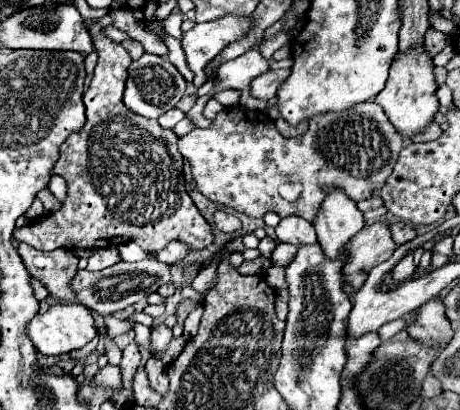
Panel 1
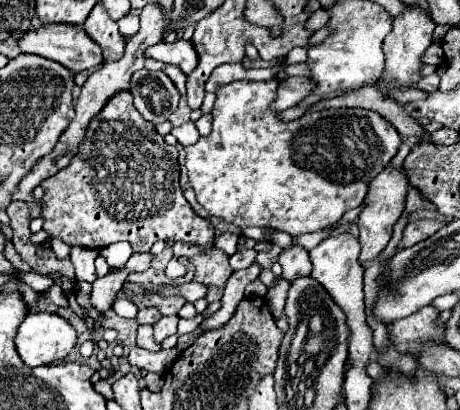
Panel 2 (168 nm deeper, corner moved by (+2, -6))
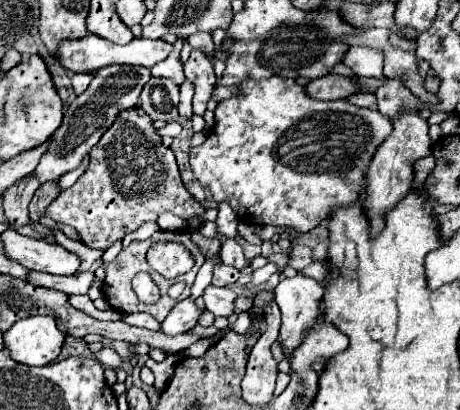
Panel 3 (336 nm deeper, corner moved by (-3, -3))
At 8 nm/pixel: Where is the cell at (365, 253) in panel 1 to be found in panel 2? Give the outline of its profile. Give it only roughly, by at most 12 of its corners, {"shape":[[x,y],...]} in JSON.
{"shape":[[391,163],[369,183],[357,217],[365,267],[389,243],[405,209],[405,169]]}

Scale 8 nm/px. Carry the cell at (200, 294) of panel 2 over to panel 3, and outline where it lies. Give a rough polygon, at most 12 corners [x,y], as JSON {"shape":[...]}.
{"shape":[[208,286],[202,294],[214,316],[230,316],[236,294]]}

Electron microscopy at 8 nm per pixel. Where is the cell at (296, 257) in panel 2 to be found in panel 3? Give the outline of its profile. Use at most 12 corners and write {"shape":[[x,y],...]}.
{"shape":[[298,272],[276,286],[286,358],[320,316],[324,288]]}

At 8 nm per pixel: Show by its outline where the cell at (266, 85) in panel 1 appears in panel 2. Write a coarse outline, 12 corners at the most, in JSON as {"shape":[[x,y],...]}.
{"shape":[[309,77],[281,81],[271,107],[291,109],[303,101],[315,83]]}

